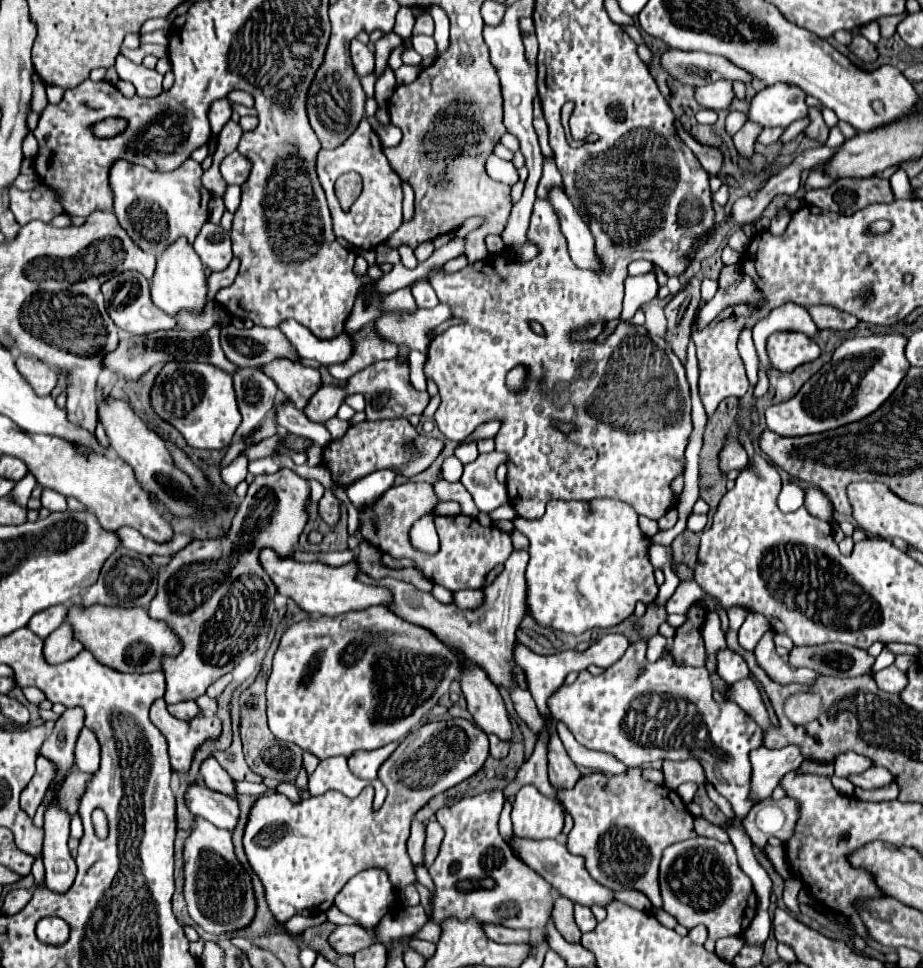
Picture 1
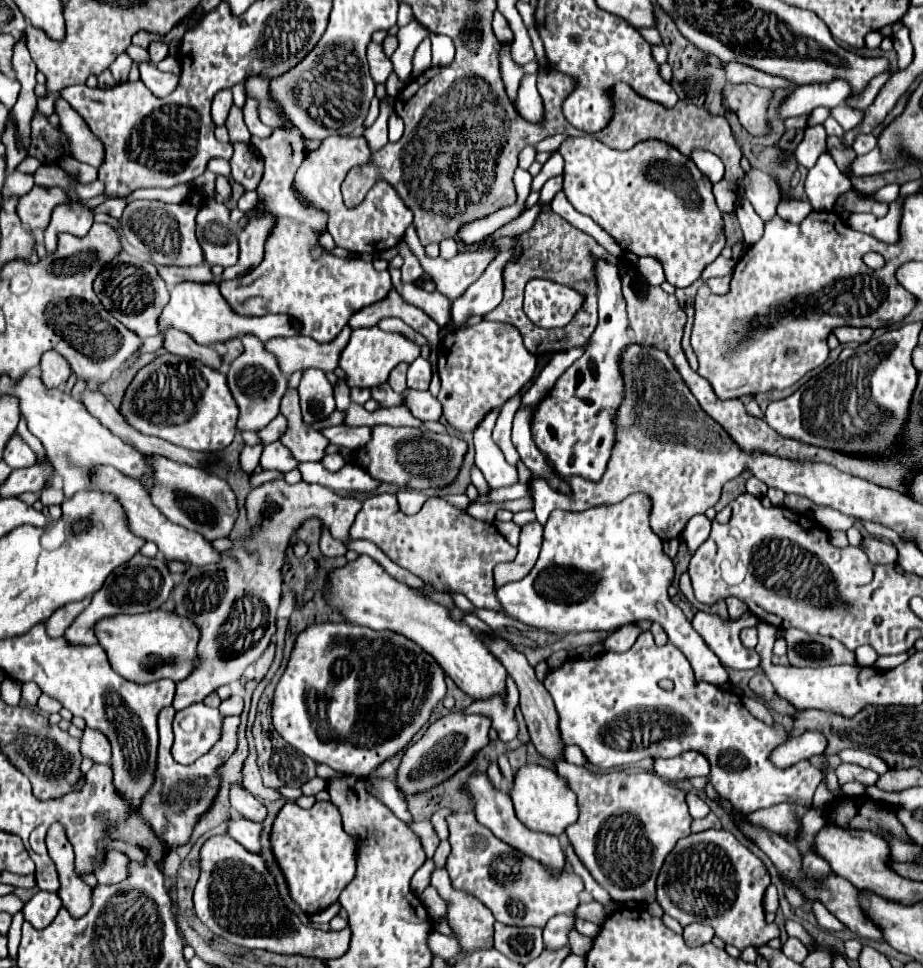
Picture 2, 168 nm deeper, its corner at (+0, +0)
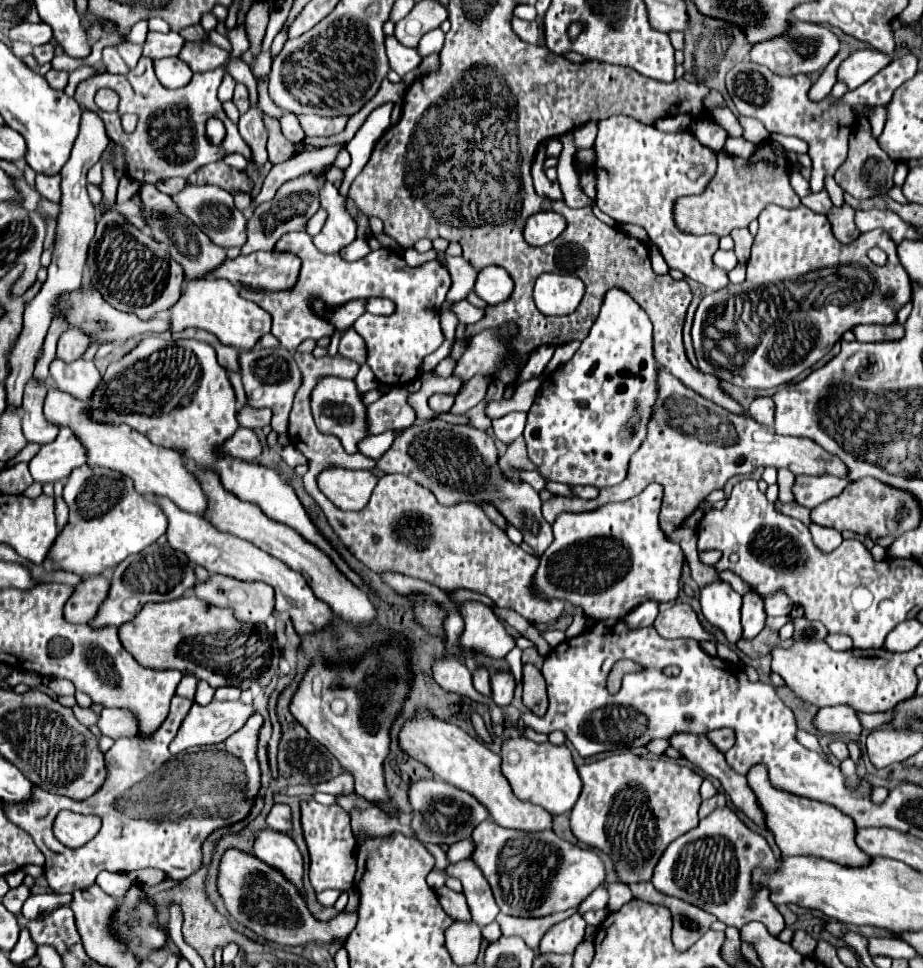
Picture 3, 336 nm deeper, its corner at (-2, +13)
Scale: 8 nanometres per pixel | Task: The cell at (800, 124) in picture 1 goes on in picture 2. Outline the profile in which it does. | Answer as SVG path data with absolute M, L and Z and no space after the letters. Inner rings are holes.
M816 107L816 109L808 115L808 127L818 125L818 123L824 123L828 115L830 115L830 109L826 109L826 107Z

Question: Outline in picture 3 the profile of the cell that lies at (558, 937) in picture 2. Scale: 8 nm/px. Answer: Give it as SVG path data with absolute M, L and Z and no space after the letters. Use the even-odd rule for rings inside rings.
M600 886L598 890L594 890L594 894L590 894L580 906L578 906L578 914L584 914L588 910L602 910L608 906L608 888Z

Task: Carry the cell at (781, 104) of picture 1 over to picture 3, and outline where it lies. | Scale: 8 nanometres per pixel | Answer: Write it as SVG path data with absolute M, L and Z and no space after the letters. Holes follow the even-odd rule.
M856 50L846 58L838 70L838 80L846 82L850 90L868 82L874 74L886 68L894 58L876 50Z

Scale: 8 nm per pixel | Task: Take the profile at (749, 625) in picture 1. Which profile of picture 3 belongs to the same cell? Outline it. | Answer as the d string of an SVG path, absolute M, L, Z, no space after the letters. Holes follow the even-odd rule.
M748 592L742 598L742 636L754 638L762 632L766 624L764 602L756 592Z

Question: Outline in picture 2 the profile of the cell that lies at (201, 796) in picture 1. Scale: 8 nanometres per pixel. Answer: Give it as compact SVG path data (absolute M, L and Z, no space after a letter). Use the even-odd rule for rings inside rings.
M236 815L236 817L230 817L226 821L226 825L228 825L228 835L232 839L236 839L240 845L244 845L250 853L260 851L260 841L258 841L260 829L262 829L260 823L252 823L250 819Z

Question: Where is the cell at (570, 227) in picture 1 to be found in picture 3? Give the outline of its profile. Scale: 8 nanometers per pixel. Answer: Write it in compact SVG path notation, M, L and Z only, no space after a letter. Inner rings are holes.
M614 288L614 290L610 290L606 294L602 310L600 310L600 316L594 322L588 338L582 340L582 346L578 348L578 352L564 366L560 366L558 372L548 374L548 378L540 386L536 400L534 400L532 408L528 410L528 420L526 420L526 428L524 428L524 440L526 440L528 458L536 466L536 472L544 480L550 480L550 482L562 482L562 484L568 484L568 486L594 486L598 490L600 488L608 488L608 486L616 486L616 484L620 484L626 478L630 456L646 440L646 426L650 422L650 414L654 414L656 396L658 396L658 362L654 358L654 348L652 348L652 322L650 322L648 314L644 314L644 310L632 300L630 294Z

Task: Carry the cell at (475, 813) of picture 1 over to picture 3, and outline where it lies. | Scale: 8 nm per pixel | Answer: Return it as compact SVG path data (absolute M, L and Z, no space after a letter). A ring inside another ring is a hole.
M484 820L474 828L472 840L476 842L472 860L490 882L498 908L508 916L540 918L576 908L582 898L606 882L606 868L596 852L566 842L552 830L522 832Z

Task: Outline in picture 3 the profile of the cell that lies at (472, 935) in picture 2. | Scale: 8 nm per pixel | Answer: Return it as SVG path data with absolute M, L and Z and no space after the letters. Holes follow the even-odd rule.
M462 860L456 864L448 864L442 872L432 870L426 881L432 889L439 889L444 886L447 876L458 878L462 882L464 896L466 896L466 902L468 902L470 912L472 912L472 920L480 928L484 928L486 924L490 924L496 918L496 914L500 910L498 910L495 898L492 896L490 884L486 882L482 870L478 870L478 866L474 862Z

